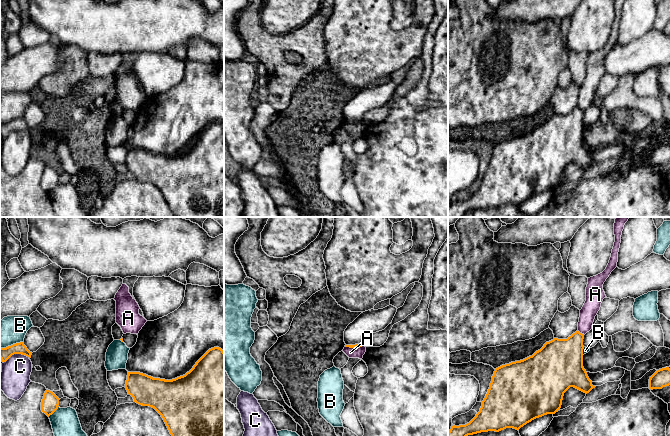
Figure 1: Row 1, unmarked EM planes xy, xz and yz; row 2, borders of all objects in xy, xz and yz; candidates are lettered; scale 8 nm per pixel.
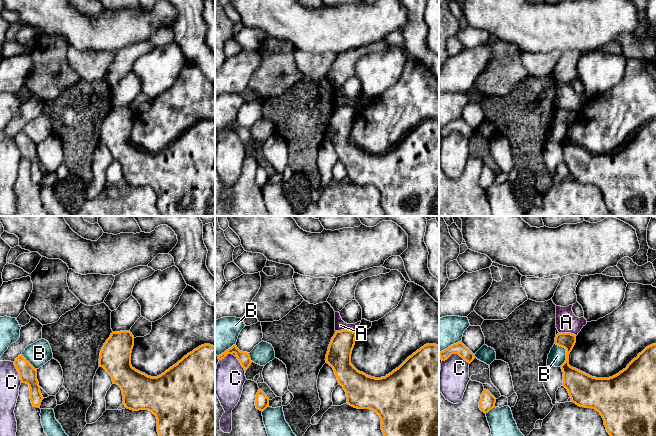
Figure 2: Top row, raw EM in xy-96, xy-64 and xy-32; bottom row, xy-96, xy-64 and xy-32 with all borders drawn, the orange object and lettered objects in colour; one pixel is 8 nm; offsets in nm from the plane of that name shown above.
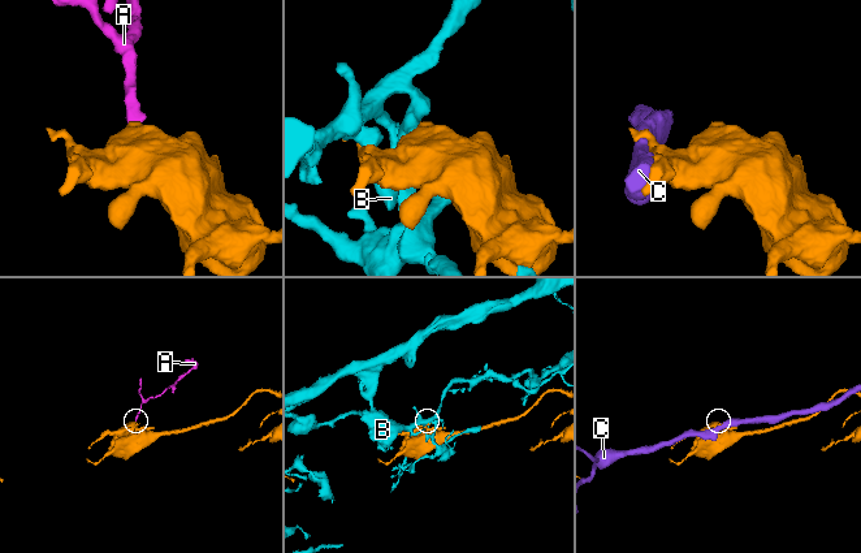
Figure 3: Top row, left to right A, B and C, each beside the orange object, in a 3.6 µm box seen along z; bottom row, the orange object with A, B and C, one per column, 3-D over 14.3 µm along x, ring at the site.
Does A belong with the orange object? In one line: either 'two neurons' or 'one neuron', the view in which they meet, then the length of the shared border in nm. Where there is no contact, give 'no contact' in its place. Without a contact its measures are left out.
two neurons; contact in yz; length 70 nm

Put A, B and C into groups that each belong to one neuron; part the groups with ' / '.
A / B / C

